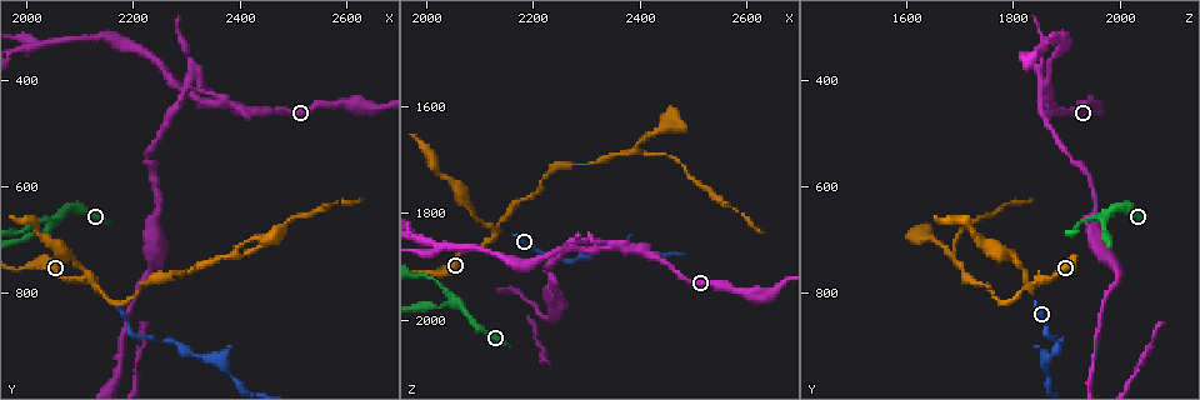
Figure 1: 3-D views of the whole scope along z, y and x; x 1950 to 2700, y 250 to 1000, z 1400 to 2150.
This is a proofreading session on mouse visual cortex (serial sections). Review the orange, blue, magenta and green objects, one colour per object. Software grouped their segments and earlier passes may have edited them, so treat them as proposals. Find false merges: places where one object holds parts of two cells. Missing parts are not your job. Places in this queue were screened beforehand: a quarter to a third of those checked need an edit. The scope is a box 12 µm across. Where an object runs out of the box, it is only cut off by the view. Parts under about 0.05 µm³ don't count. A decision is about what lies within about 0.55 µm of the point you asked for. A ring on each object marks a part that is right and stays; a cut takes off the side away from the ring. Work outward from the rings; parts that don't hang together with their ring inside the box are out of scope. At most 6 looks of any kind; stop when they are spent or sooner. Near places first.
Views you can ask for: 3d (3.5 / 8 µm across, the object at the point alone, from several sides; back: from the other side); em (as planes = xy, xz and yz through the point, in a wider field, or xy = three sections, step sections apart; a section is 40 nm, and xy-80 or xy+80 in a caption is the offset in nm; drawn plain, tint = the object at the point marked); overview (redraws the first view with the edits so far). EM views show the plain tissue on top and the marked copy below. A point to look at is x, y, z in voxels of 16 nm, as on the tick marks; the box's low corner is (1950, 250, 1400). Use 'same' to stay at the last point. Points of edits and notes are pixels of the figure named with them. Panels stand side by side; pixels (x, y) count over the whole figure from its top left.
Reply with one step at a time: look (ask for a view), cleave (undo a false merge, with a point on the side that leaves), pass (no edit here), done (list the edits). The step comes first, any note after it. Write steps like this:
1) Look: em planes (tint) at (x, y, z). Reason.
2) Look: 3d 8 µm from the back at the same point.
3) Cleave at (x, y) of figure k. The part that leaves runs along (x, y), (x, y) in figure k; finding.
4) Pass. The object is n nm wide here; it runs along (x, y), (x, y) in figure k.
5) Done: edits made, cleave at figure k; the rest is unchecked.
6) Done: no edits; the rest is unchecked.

Look: 3d 8 µm at (2060, 655, 1970). Arms part here.

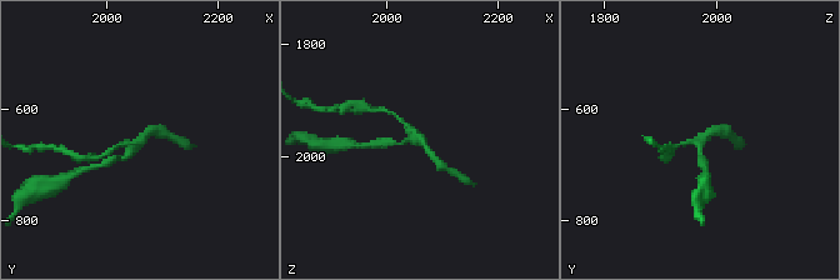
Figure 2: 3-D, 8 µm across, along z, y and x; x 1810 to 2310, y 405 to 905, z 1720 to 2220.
Look: em xy step 2 (tint) at (2065, 660, 1970). 3 arms meet here; the arms are 100, 150, 250 nm wide; now the EM.

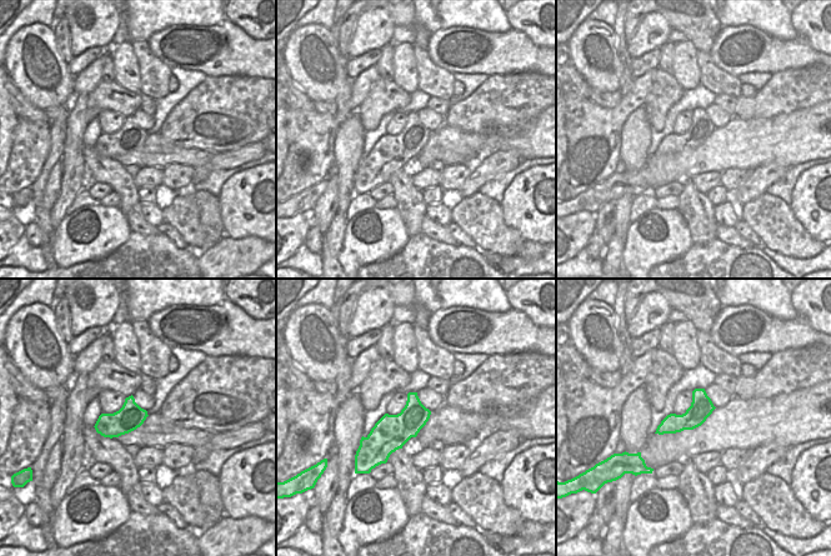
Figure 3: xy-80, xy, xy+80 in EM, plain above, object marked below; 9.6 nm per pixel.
Cleave at (385, 141) of figure 2. The part that leaves runs along (404, 141), (359, 144) in figure 2; two cells meet here.

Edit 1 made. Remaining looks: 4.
Look: overview.

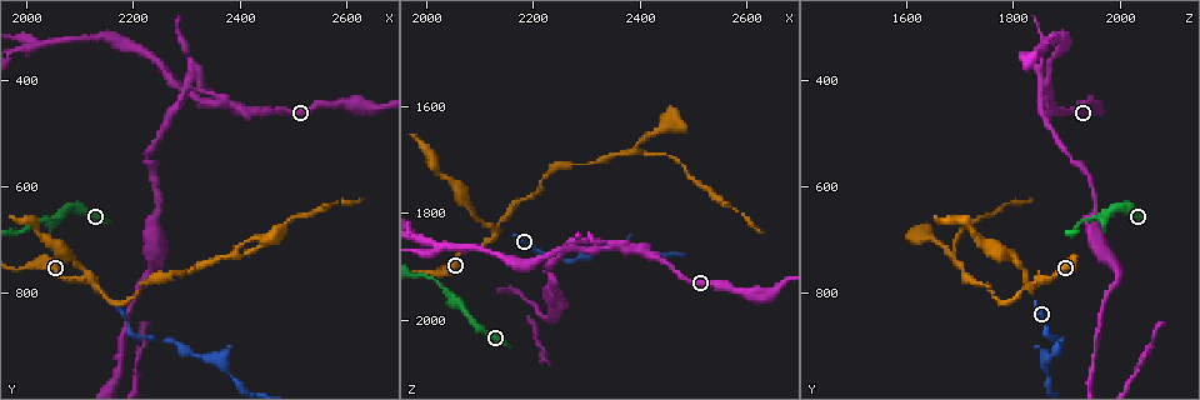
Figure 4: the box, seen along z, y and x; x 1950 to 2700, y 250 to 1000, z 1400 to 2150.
Look: 3d 8 µm at (2135, 785, 1830). Two arms in line, one across.

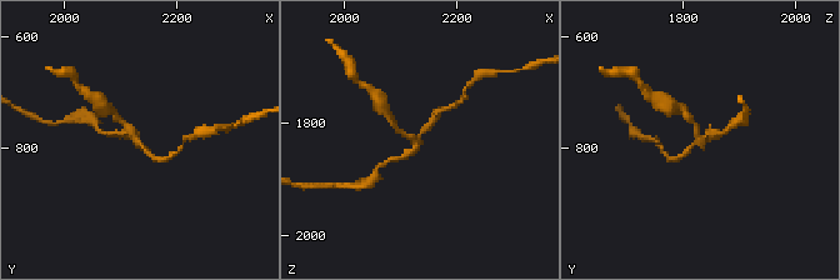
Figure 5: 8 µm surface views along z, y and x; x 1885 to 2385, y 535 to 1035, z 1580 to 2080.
Look: em xy step 3 (tint) at (2135, 785, 1830).

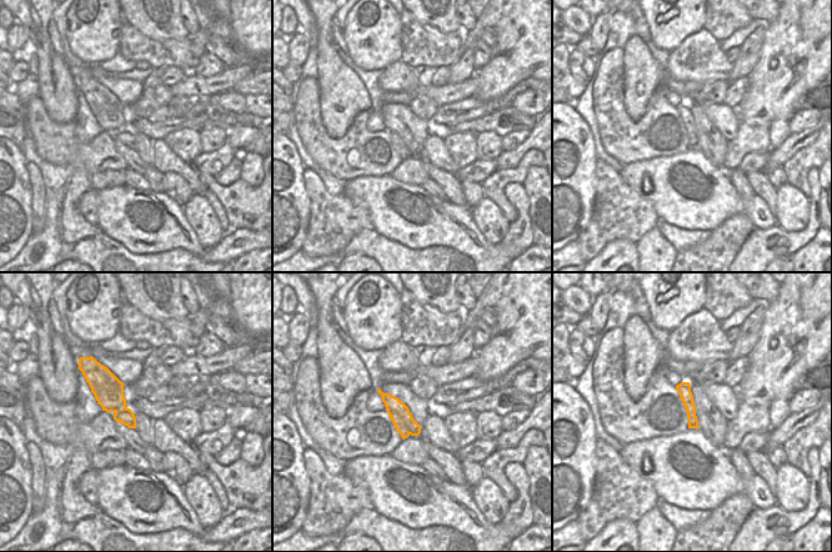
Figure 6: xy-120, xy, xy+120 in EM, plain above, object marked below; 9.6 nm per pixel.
Cleave at (689, 118) of figure 5. 3 arms meet here; the part that leaves runs along (696, 131), (684, 110), (664, 105) in figure 5; two cells meet here.

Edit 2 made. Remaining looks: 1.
Done: edits made, cleave at figure 2, cleave at figure 5; the rest is unchecked.

